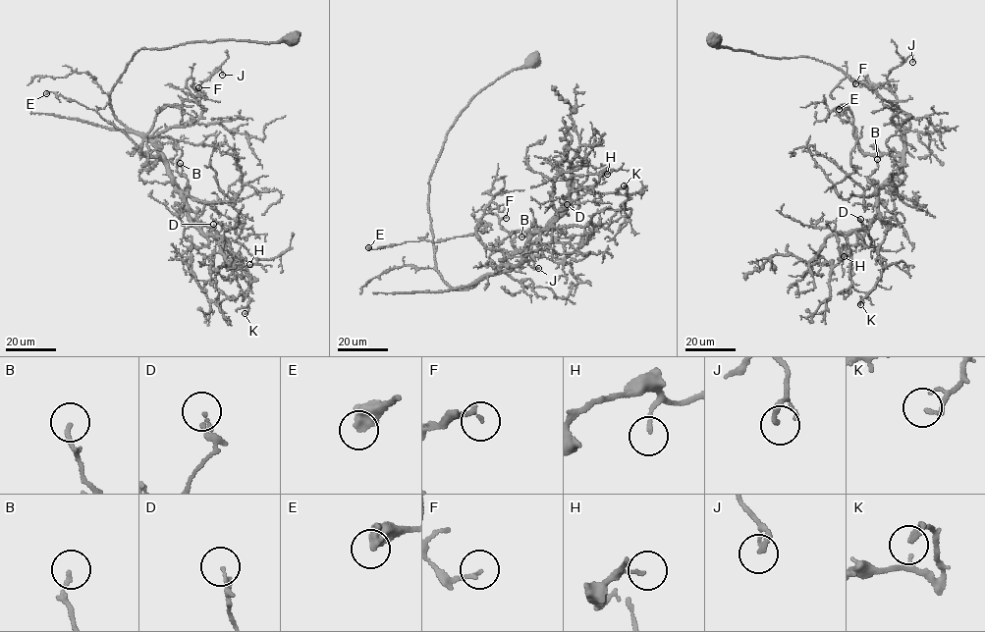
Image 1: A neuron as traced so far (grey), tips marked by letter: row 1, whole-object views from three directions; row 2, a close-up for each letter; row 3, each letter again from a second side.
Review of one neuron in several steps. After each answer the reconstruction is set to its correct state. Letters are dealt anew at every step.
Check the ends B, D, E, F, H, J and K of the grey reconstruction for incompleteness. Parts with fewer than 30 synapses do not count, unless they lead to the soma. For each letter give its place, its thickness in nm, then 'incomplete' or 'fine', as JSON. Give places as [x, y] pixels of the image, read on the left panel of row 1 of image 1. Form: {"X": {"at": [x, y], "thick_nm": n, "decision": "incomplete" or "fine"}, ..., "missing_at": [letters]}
{"B": {"at": [180, 163], "thick_nm": 140, "decision": "fine"}, "D": {"at": [213, 224], "thick_nm": 160, "decision": "fine"}, "E": {"at": [46, 93], "thick_nm": 480, "decision": "fine"}, "F": {"at": [198, 87], "thick_nm": 140, "decision": "fine"}, "H": {"at": [249, 264], "thick_nm": 110, "decision": "fine"}, "J": {"at": [222, 75], "thick_nm": 200, "decision": "fine"}, "K": {"at": [245, 313], "thick_nm": 130, "decision": "fine"}, "missing_at": []}

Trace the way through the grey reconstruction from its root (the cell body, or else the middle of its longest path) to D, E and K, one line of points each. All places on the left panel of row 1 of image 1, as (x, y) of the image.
D: (294, 39), (144, 48), (111, 91), (117, 118), (160, 154), (187, 217), (206, 235), (213, 224)
E: (294, 39), (136, 52), (109, 103), (161, 160), (143, 155), (94, 111), (46, 93)
K: (294, 39), (140, 49), (109, 97), (160, 154), (187, 214), (224, 240), (226, 266), (246, 274), (245, 313)

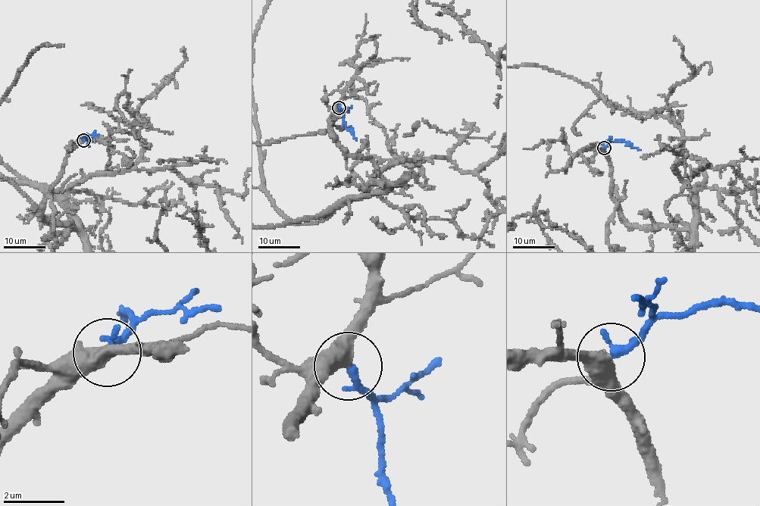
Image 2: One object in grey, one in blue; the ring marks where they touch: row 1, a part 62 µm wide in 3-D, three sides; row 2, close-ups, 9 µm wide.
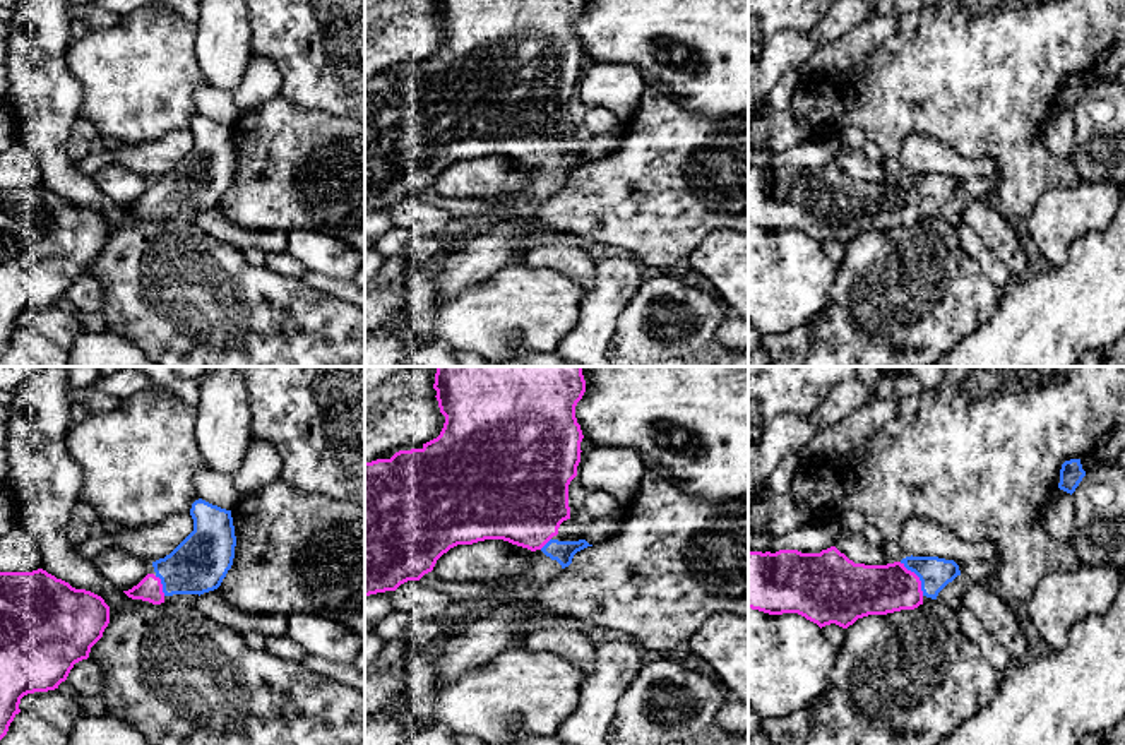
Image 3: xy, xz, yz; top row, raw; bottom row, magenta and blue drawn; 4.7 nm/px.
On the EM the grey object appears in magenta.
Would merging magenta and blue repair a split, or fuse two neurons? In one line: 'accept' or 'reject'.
accept

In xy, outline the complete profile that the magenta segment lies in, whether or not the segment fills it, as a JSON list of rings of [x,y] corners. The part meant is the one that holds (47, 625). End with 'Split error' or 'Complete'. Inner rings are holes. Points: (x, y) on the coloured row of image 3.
[[[43,569],[0,572],[0,740],[21,699],[58,688],[110,623],[110,606]]]. Complete

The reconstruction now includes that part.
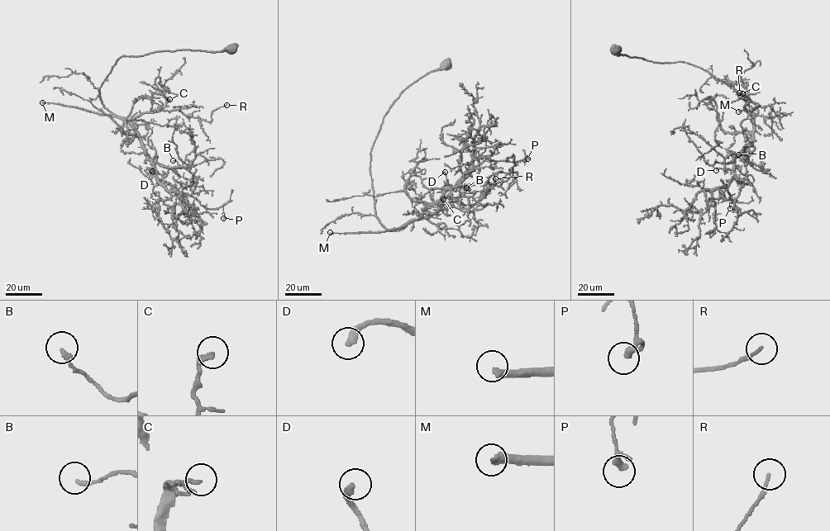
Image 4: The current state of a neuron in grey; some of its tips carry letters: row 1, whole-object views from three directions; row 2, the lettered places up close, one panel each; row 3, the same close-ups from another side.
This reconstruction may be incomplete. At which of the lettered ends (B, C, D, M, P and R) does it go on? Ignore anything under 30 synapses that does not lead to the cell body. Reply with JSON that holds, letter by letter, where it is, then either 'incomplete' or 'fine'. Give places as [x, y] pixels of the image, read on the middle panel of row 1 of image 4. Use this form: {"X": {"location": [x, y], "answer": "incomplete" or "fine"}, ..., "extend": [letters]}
{"B": {"location": [466, 187], "answer": "fine"}, "C": {"location": [443, 199], "answer": "fine"}, "D": {"location": [445, 172], "answer": "incomplete"}, "M": {"location": [330, 232], "answer": "incomplete"}, "P": {"location": [527, 158], "answer": "fine"}, "R": {"location": [495, 178], "answer": "fine"}, "extend": ["D", "M"]}

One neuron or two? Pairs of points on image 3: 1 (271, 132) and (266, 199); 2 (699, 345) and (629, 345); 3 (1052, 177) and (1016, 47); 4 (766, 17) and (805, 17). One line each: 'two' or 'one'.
1: one
2: one
3: one
4: one

